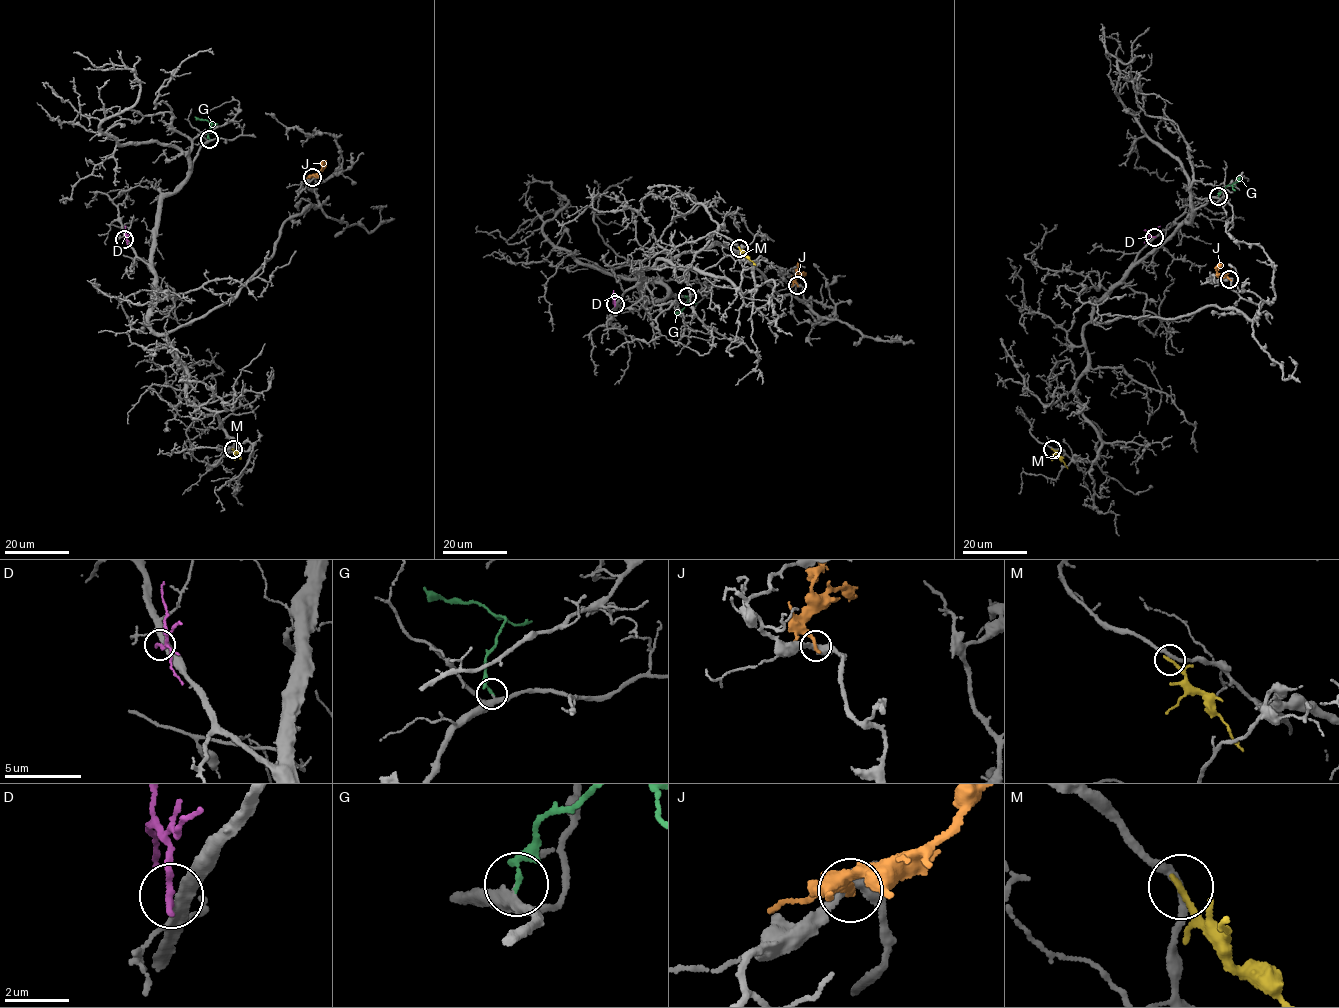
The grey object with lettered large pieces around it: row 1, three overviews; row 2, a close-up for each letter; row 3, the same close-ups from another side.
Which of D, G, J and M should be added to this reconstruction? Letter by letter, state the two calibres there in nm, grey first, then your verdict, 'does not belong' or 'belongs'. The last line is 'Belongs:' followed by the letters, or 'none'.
D: calibres 340 and 240 nm; does not belong
G: calibres 240 and 200 nm; belongs
J: calibres 340 and 280 nm; does not belong
M: calibres 240 and 200 nm; does not belong
Belongs: G

